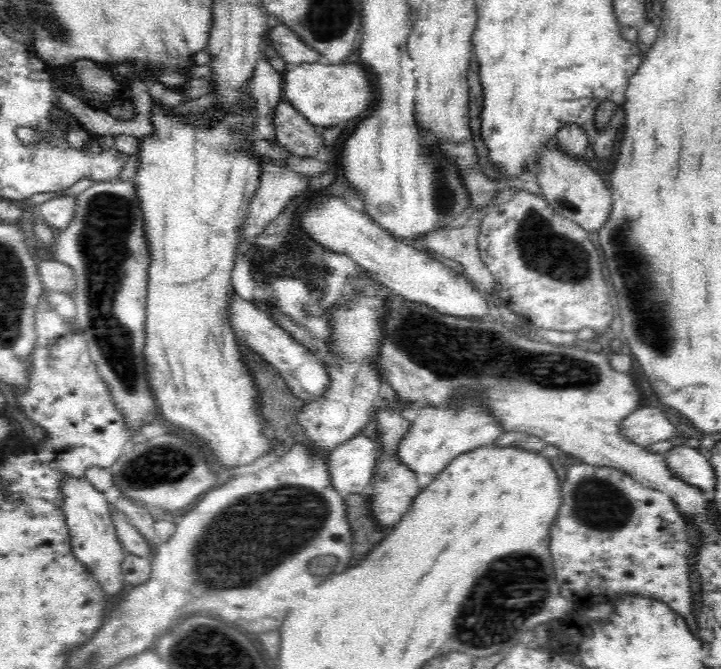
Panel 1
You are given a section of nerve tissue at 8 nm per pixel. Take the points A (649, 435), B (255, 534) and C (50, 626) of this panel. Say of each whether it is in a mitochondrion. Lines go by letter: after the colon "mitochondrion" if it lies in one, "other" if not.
A: other
B: mitochondrion
C: mitochondrion

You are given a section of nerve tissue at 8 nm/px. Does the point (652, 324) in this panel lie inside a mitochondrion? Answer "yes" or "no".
yes

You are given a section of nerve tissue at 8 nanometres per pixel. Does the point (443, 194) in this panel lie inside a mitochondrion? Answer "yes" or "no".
yes

